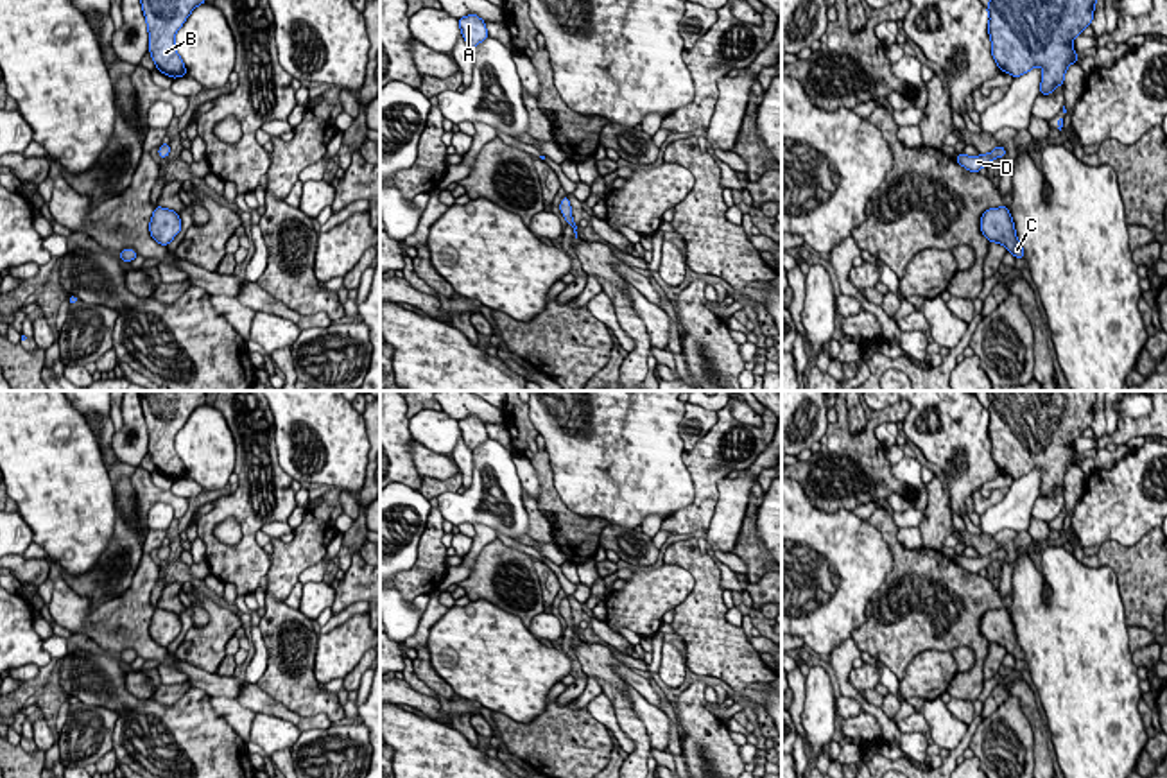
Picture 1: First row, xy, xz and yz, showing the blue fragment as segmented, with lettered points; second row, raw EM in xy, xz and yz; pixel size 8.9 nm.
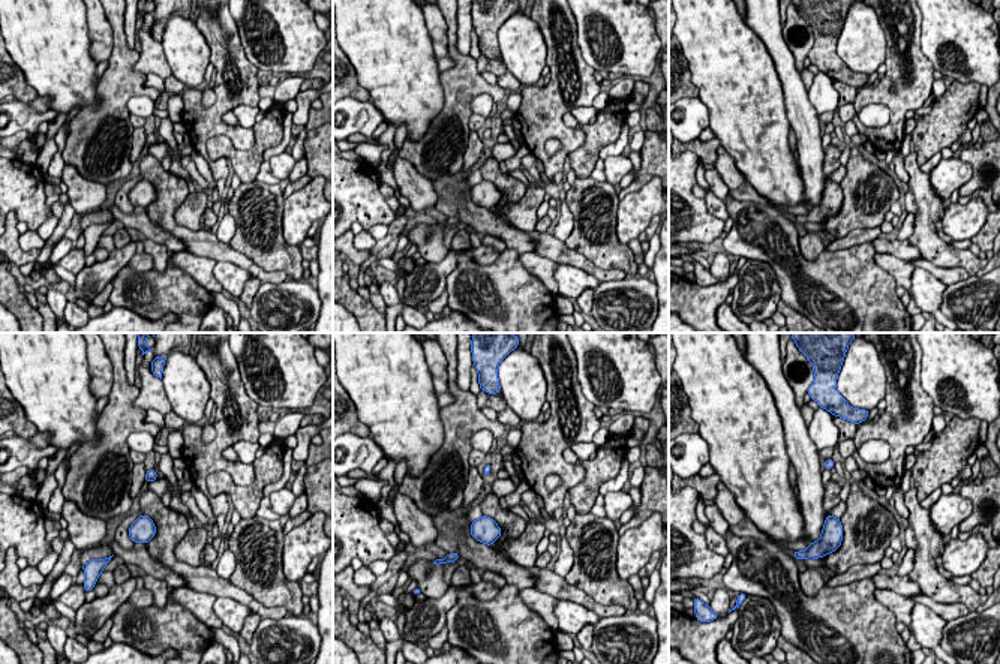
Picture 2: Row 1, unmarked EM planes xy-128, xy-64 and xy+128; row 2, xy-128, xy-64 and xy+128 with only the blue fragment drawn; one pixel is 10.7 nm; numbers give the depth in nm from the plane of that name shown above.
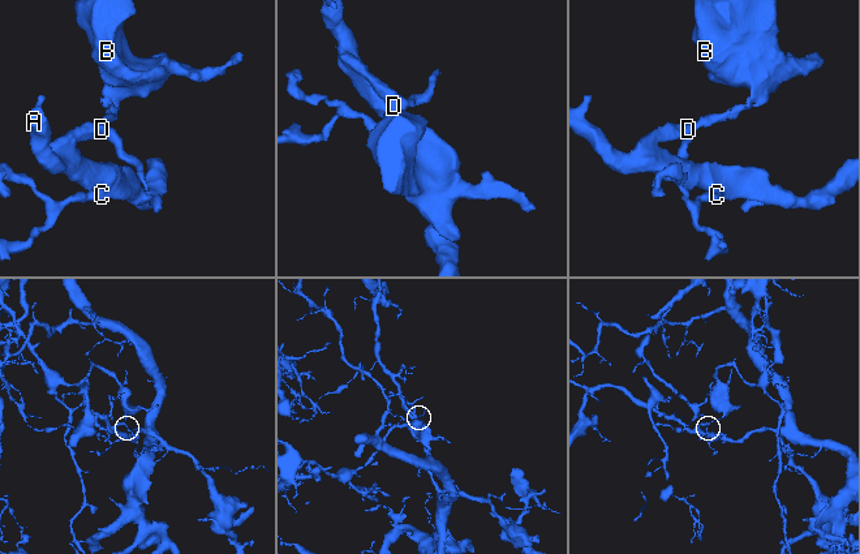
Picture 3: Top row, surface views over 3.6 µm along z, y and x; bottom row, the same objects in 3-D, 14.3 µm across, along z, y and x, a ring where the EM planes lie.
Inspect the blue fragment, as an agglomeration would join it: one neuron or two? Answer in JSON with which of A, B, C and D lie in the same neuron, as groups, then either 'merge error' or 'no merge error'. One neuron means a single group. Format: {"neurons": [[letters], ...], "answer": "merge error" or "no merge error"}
{"neurons": [["A", "C", "D"], ["B"]], "answer": "merge error"}

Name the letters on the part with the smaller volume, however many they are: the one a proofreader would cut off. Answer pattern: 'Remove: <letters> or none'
Remove: B

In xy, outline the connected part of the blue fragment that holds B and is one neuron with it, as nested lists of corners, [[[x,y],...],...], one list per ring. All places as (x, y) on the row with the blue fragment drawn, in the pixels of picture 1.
[[[140,0],[149,30],[149,52],[156,68],[176,79],[186,75],[176,50],[176,32],[190,13],[206,0]]]

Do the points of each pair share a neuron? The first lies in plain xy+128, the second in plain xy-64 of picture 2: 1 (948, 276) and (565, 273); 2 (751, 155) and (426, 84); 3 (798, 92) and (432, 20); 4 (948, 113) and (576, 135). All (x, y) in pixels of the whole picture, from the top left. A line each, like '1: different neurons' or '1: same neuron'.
1: different neurons
2: same neuron
3: different neurons
4: different neurons

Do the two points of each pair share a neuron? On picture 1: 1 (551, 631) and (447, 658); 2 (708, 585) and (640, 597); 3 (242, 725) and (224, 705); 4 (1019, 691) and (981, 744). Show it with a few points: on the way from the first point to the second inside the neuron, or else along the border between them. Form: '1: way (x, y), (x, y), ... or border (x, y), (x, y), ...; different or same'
1: way (526, 639), (510, 655), (472, 655); same
2: border (664, 563), (692, 578), (673, 608); different
3: way (239, 719), (230, 710); same
4: border (1011, 696), (1019, 703), (1033, 735); different

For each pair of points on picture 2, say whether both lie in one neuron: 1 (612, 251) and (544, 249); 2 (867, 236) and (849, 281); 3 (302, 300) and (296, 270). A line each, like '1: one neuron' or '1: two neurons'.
1: two neurons
2: two neurons
3: two neurons

